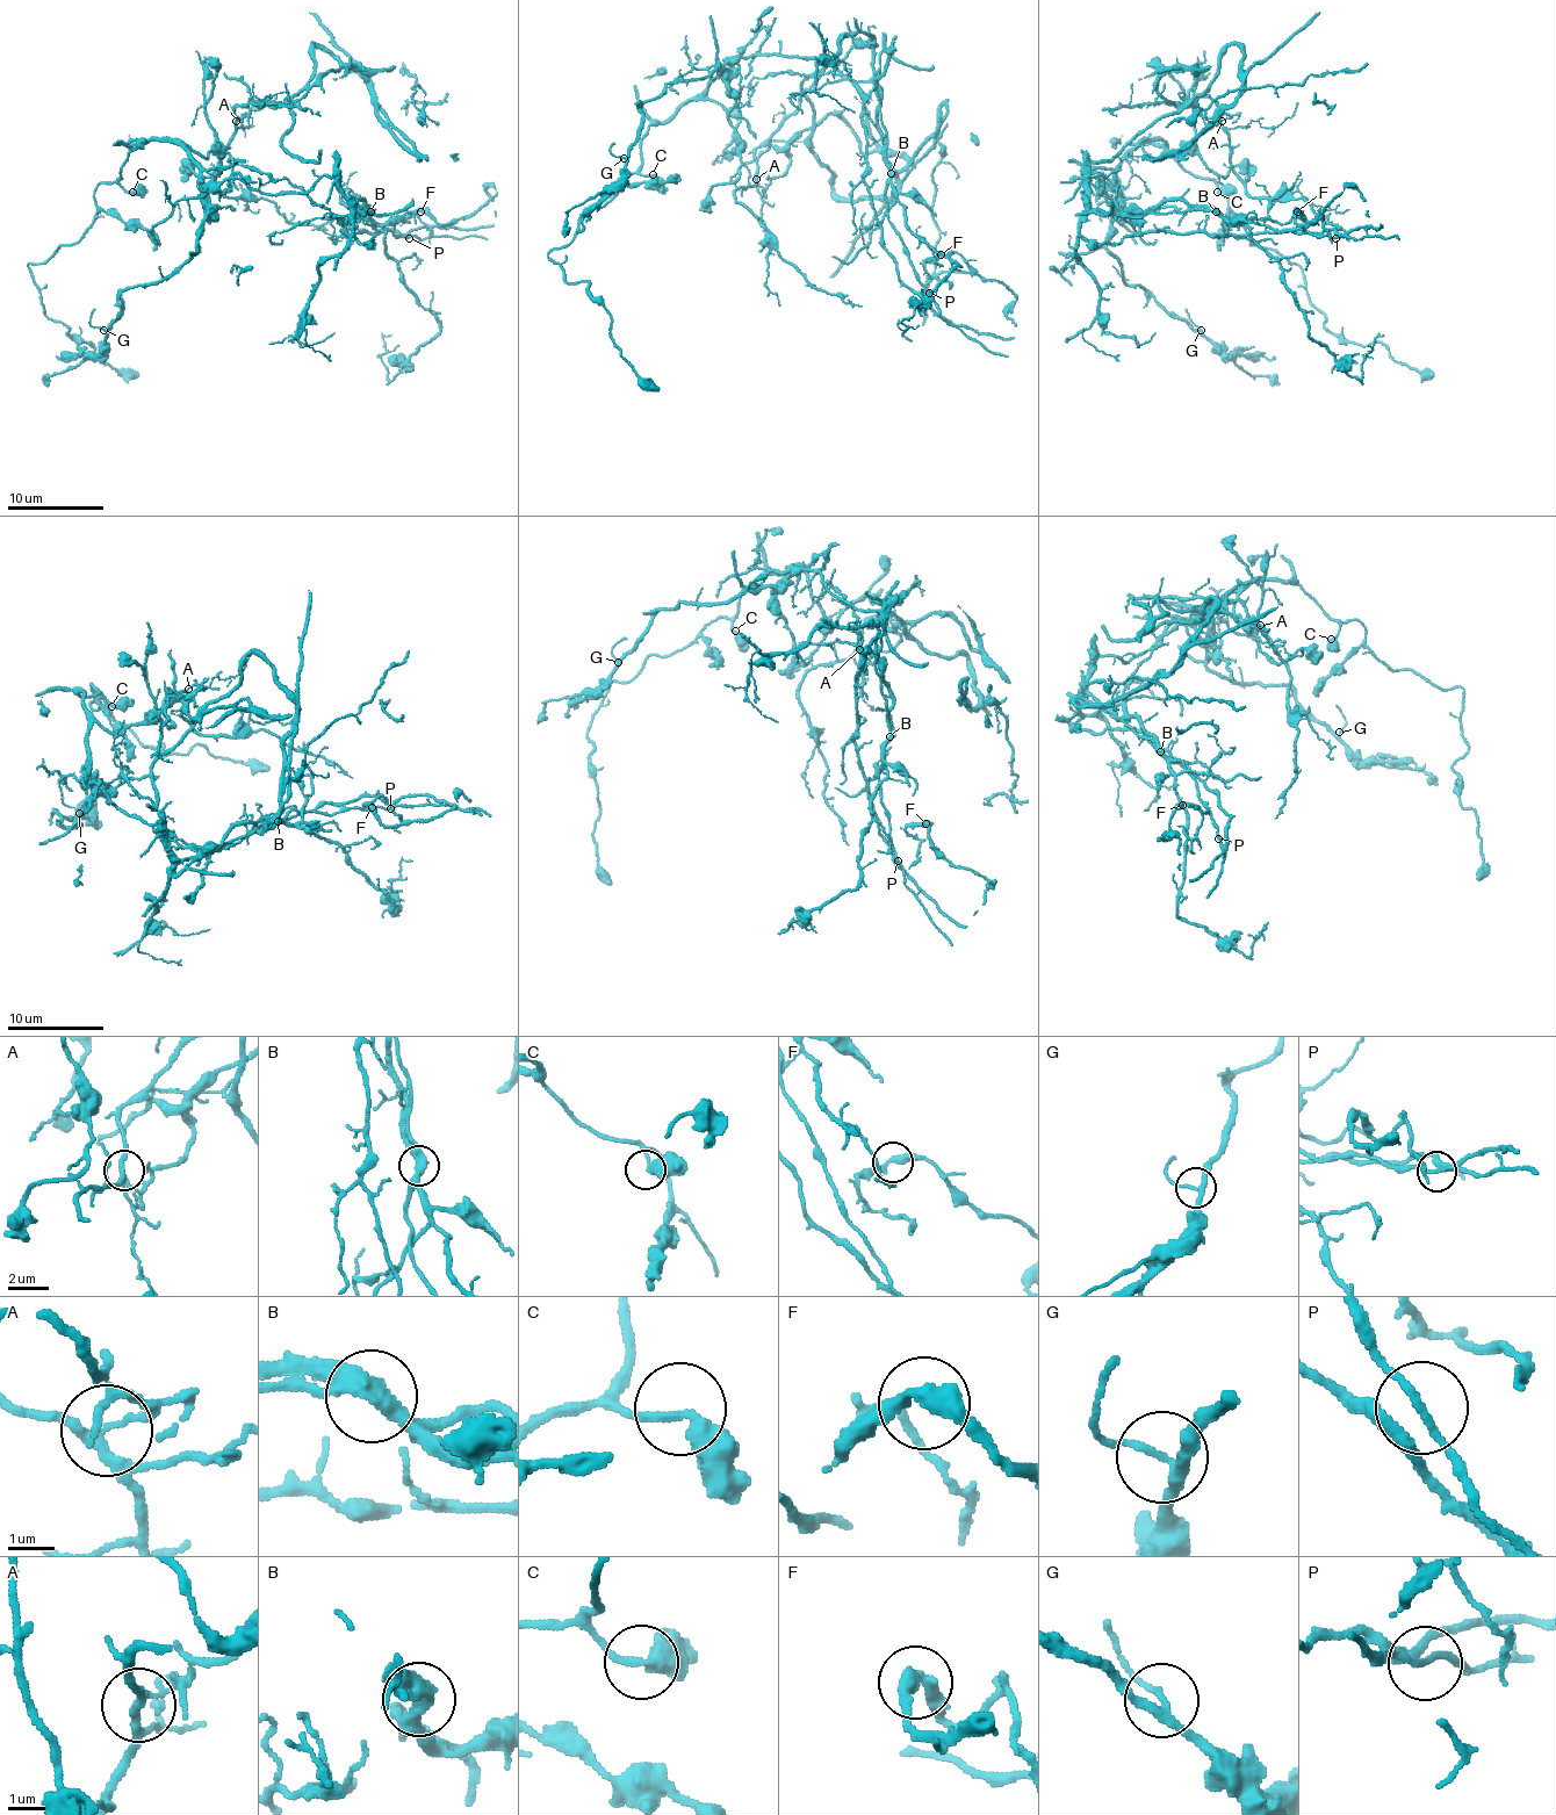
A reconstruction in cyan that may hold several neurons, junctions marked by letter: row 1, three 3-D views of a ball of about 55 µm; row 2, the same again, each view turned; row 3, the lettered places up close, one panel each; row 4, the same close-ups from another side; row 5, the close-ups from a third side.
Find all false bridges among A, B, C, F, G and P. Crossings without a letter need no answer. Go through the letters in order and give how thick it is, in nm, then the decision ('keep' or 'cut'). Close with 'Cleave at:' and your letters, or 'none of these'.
A: 190 nm | cut
B: 440 nm | cut
C: 360 nm | keep
F: 360 nm | keep
G: 190 nm | keep
P: 130 nm | keep
Cleave at: A, B

